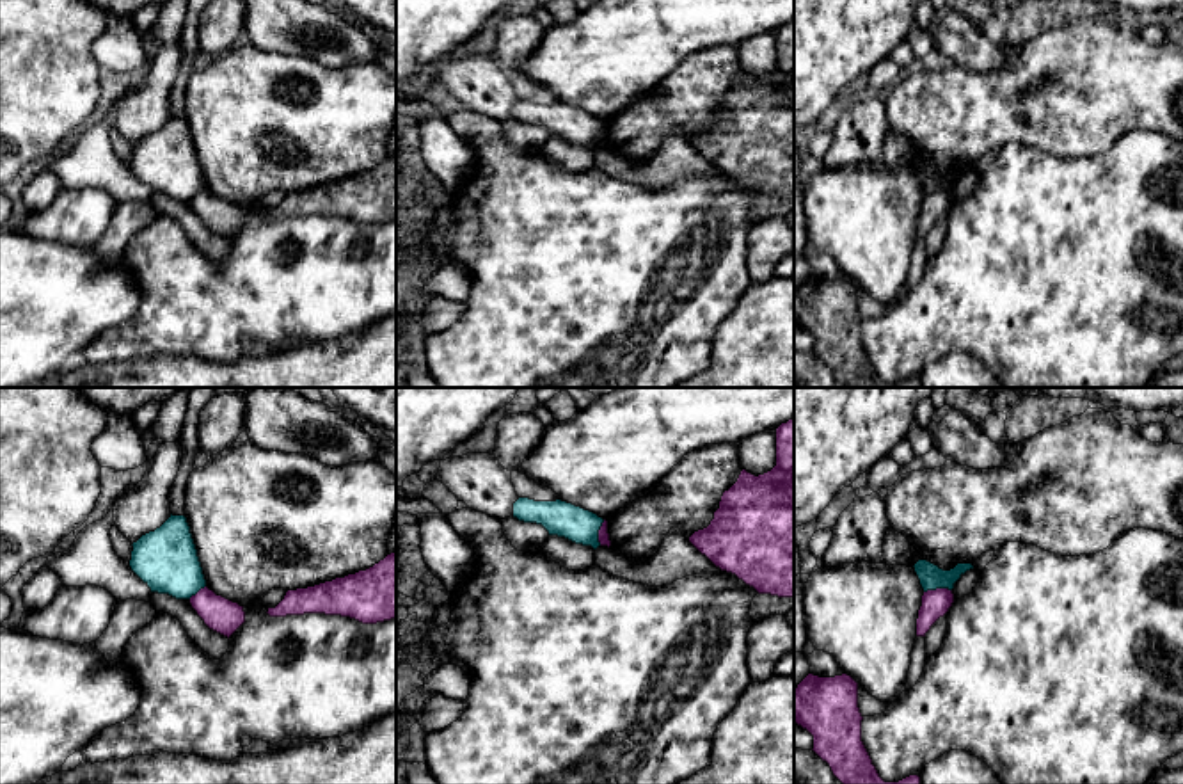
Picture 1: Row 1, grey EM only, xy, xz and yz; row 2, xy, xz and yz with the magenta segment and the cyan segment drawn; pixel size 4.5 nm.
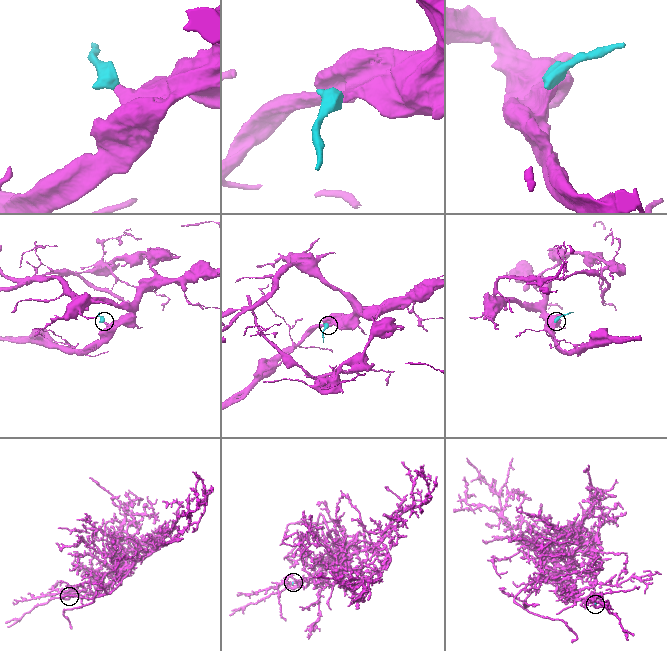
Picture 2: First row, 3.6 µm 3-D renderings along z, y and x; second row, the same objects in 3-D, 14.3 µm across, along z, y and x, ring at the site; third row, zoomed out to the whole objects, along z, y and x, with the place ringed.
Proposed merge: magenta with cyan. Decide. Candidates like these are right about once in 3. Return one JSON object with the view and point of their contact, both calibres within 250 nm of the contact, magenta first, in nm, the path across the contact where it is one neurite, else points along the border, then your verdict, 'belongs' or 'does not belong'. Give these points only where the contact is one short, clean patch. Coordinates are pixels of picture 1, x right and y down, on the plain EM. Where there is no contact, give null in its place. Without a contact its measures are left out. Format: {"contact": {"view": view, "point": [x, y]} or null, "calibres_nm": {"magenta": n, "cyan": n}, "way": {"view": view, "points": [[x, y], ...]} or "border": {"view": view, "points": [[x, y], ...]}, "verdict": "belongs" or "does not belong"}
{"contact": {"view": "yz", "point": [936, 191]}, "calibres_nm": {"magenta": 130, "cyan": 110}, "border": {"view": "yz", "points": [[951, 191], [928, 191], [924, 194]]}, "verdict": "does not belong"}

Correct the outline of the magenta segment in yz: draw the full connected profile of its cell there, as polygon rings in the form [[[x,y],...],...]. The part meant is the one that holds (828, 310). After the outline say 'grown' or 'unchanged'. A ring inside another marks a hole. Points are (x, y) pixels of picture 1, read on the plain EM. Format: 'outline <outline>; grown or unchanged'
outline [[[808,276],[794,292],[794,324],[814,338],[814,354],[830,366],[844,388],[920,388],[918,377],[899,384],[885,384],[861,343],[861,315],[858,309],[858,284],[847,277],[819,279]]]; unchanged

